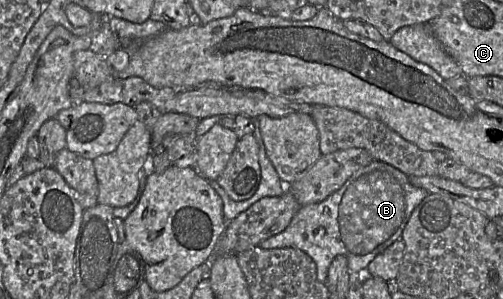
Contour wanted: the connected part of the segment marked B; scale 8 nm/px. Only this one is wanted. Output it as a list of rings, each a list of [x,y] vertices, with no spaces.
[[[378,160],[360,168],[343,186],[319,203],[301,207],[288,226],[280,233],[262,241],[263,249],[297,248],[305,252],[316,263],[317,279],[326,283],[328,270],[338,255],[347,258],[348,269],[352,276],[363,276],[369,263],[395,241],[402,238],[403,231],[415,208],[430,195],[427,190],[413,186],[409,176],[395,167]]]

